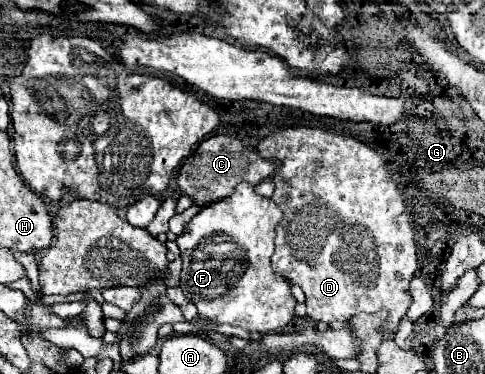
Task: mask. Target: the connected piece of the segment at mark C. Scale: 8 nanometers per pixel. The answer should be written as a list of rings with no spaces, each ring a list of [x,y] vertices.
[[[210,136],[180,166],[178,186],[184,194],[190,194],[194,202],[202,206],[202,204],[210,204],[210,200],[220,200],[222,196],[230,196],[238,180],[246,180],[248,184],[256,186],[264,178],[272,176],[276,168],[278,164],[274,160],[264,160],[262,156],[258,156],[258,152],[248,150],[246,146],[242,146],[238,140],[230,136]]]

